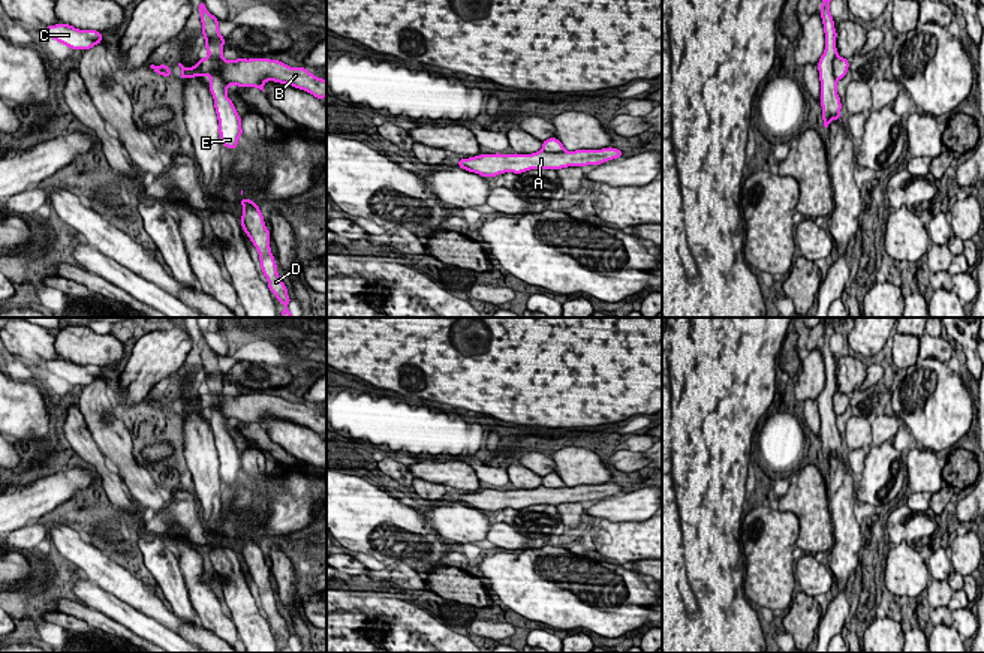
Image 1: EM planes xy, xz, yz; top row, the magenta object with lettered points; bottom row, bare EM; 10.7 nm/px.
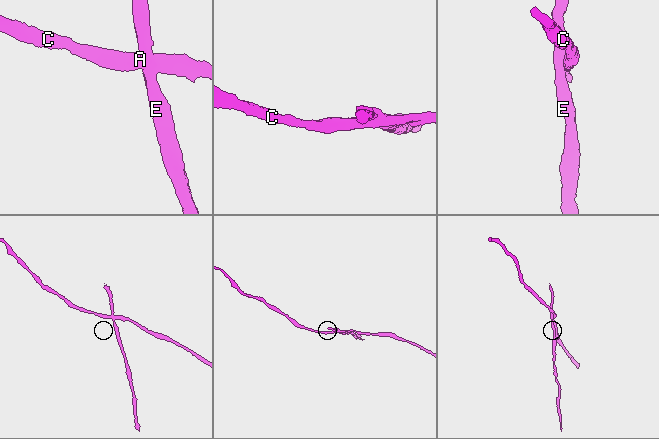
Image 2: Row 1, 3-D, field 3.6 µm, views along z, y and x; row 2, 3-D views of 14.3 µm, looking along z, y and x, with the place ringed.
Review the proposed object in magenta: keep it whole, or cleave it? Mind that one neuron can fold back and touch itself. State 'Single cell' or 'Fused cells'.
Fused cells

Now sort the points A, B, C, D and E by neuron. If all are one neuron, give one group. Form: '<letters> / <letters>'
A B C / D E

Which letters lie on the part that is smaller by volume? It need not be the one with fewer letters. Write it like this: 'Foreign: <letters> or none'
Foreign: D, E

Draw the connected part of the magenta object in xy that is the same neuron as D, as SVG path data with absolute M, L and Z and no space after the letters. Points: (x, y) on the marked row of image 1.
M240 199L240 202L244 208L240 219L241 226L259 253L261 268L268 280L268 288L271 294L274 294L277 297L277 301L285 306L280 318L294 318L288 310L288 304L292 298L288 297L286 285L279 277L277 265L270 247L271 232L265 226L264 216L259 211L259 205L256 205L252 199Z

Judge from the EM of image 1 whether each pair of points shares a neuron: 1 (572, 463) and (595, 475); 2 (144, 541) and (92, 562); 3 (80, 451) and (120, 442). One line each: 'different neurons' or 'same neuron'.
1: same neuron
2: different neurons
3: different neurons

